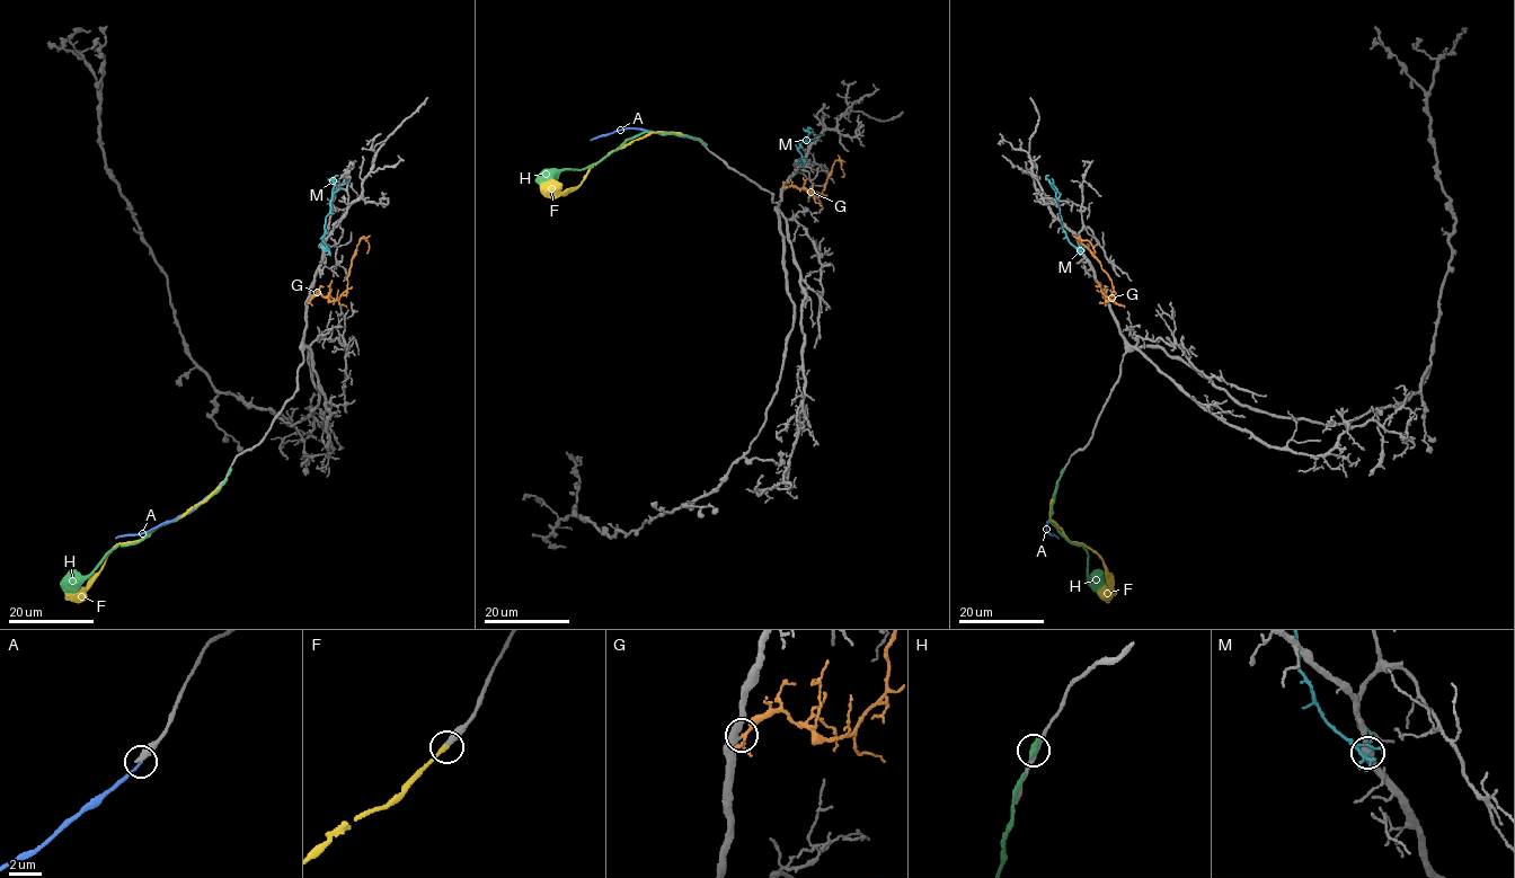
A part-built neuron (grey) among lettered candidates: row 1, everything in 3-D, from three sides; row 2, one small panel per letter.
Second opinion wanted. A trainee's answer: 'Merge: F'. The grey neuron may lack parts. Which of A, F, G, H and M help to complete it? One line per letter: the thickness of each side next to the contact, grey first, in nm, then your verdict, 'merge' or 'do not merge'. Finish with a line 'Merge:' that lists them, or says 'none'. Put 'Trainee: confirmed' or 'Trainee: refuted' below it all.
A: 420/140 nm | do not merge
F: 400/280 nm | merge
G: 400/130 nm | merge
H: 240/360 nm | do not merge
M: 480/130 nm | do not merge
Merge: F, G
Trainee: refuted

